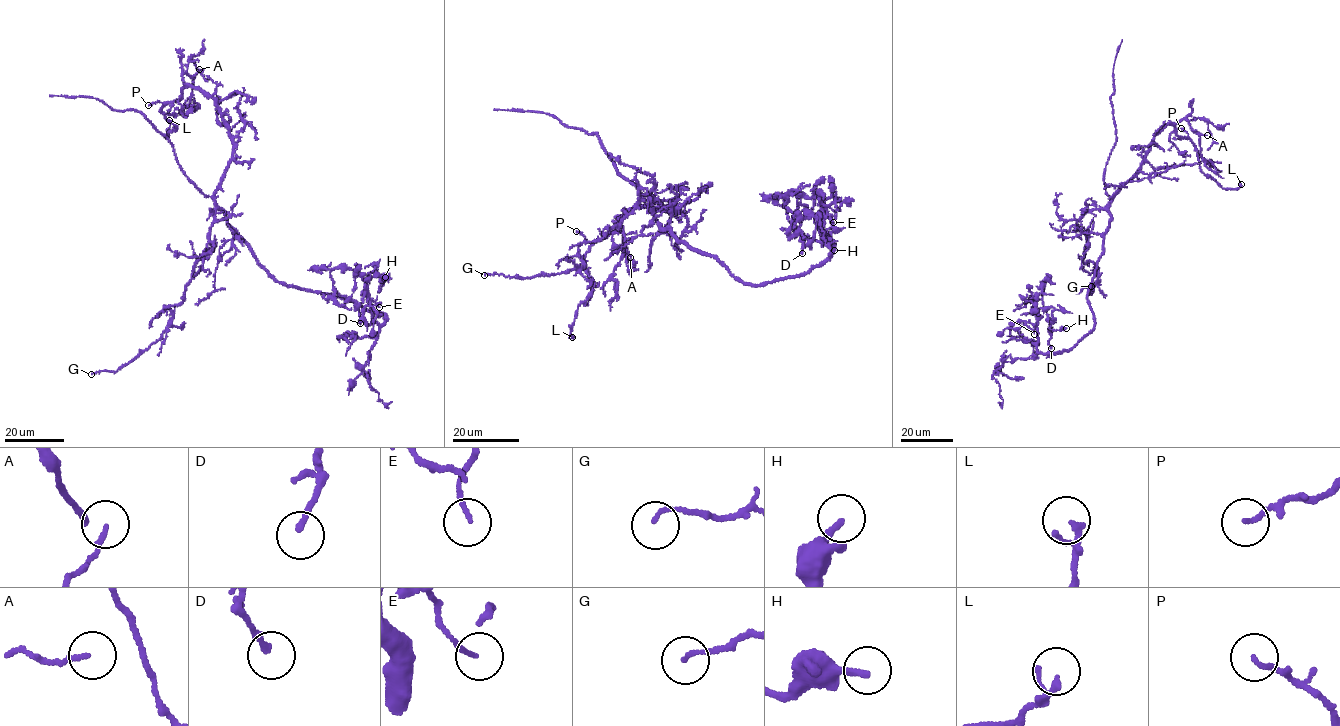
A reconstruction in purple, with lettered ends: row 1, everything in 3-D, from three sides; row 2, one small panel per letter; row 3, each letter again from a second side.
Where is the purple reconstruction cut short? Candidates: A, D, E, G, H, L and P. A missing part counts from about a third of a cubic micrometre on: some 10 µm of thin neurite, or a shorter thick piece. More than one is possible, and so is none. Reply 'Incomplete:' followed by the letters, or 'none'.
Incomplete: none

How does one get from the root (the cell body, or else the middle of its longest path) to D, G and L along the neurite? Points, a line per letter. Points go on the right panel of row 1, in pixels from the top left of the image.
D: (1099, 259), (1086, 297), (1092, 331), (1068, 351), (1037, 352), (1032, 306), (1041, 282), (1051, 348)
G: (1099, 259), (1110, 217), (1093, 209), (1077, 221), (1086, 236), (1083, 262), (1098, 270), (1091, 286)
L: (1099, 259), (1111, 197), (1140, 167), (1165, 125), (1190, 139), (1205, 175), (1224, 188), (1241, 184)

